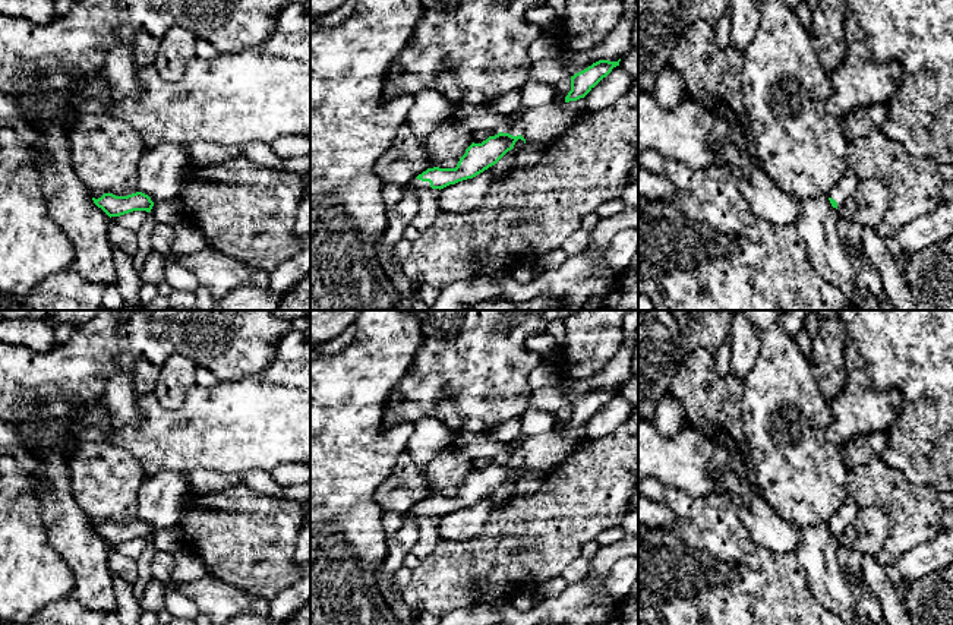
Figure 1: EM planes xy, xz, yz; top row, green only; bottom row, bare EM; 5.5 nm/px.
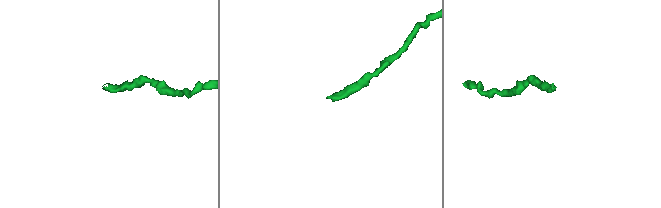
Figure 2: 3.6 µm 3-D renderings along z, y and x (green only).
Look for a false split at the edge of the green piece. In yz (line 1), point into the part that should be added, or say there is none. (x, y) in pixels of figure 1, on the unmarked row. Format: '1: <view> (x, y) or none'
1: yz (848, 513)

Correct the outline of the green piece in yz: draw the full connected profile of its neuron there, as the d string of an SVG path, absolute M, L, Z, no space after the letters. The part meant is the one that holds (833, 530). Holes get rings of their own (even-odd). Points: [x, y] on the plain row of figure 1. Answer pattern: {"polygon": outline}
{"polygon": "M846 498L837 512L829 520L829 528L833 536L843 536L845 530L858 518L859 508L852 498Z"}

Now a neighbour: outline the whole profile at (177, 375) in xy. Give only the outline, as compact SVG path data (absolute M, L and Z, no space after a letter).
M173 354L164 364L154 394L165 408L177 408L184 401L186 391L195 385L196 364L182 356Z

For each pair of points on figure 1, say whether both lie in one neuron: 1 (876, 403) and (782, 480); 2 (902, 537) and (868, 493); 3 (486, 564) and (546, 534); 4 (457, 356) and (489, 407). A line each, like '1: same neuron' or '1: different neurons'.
1: different neurons
2: same neuron
3: same neuron
4: same neuron

